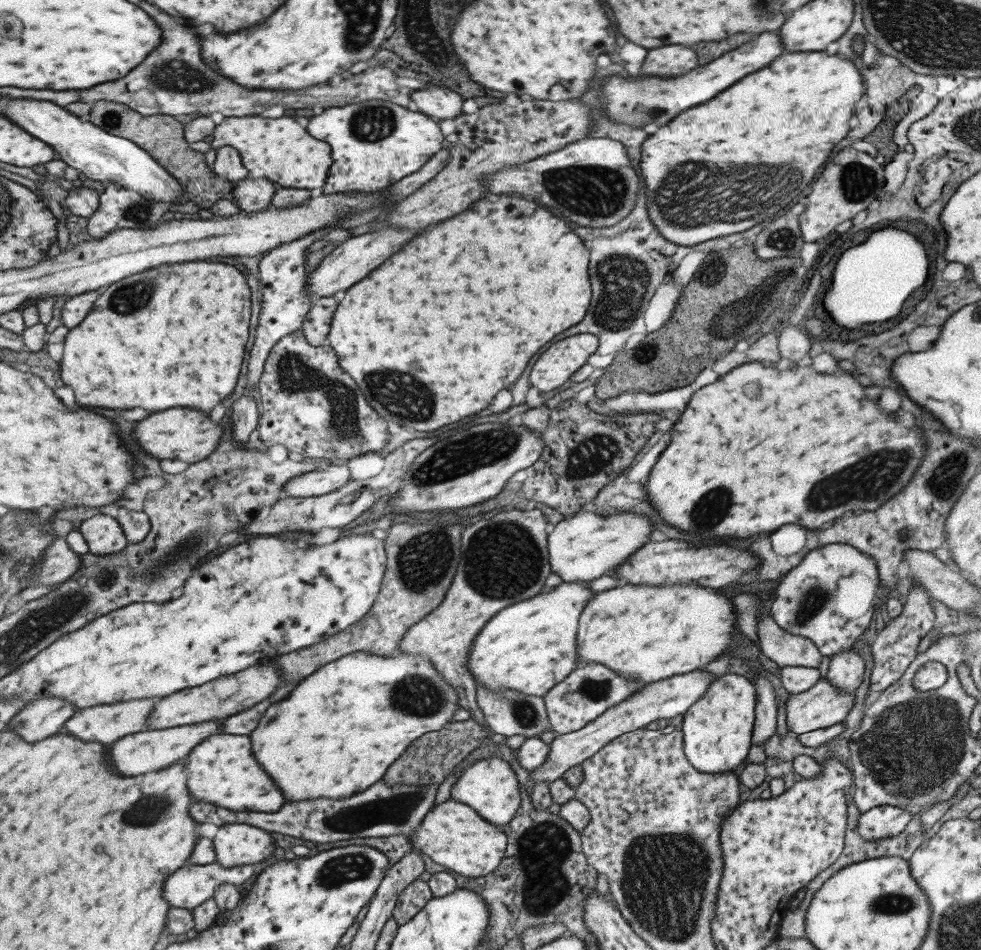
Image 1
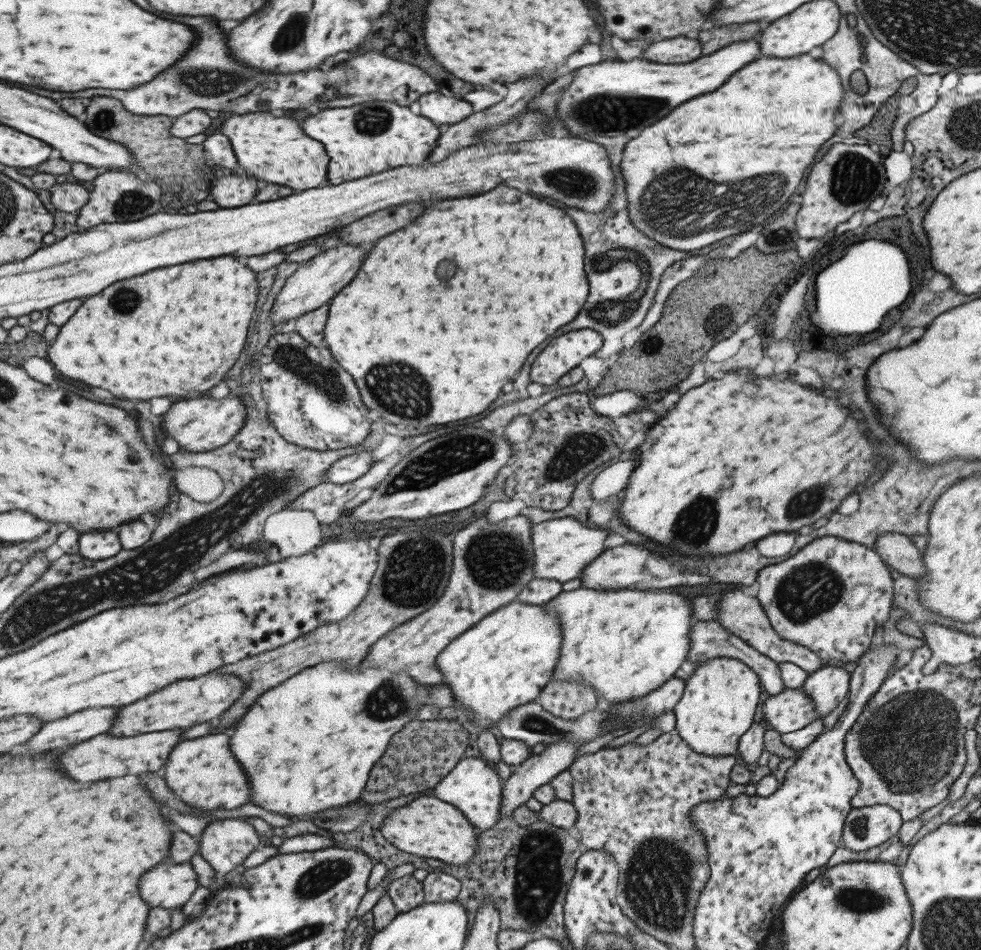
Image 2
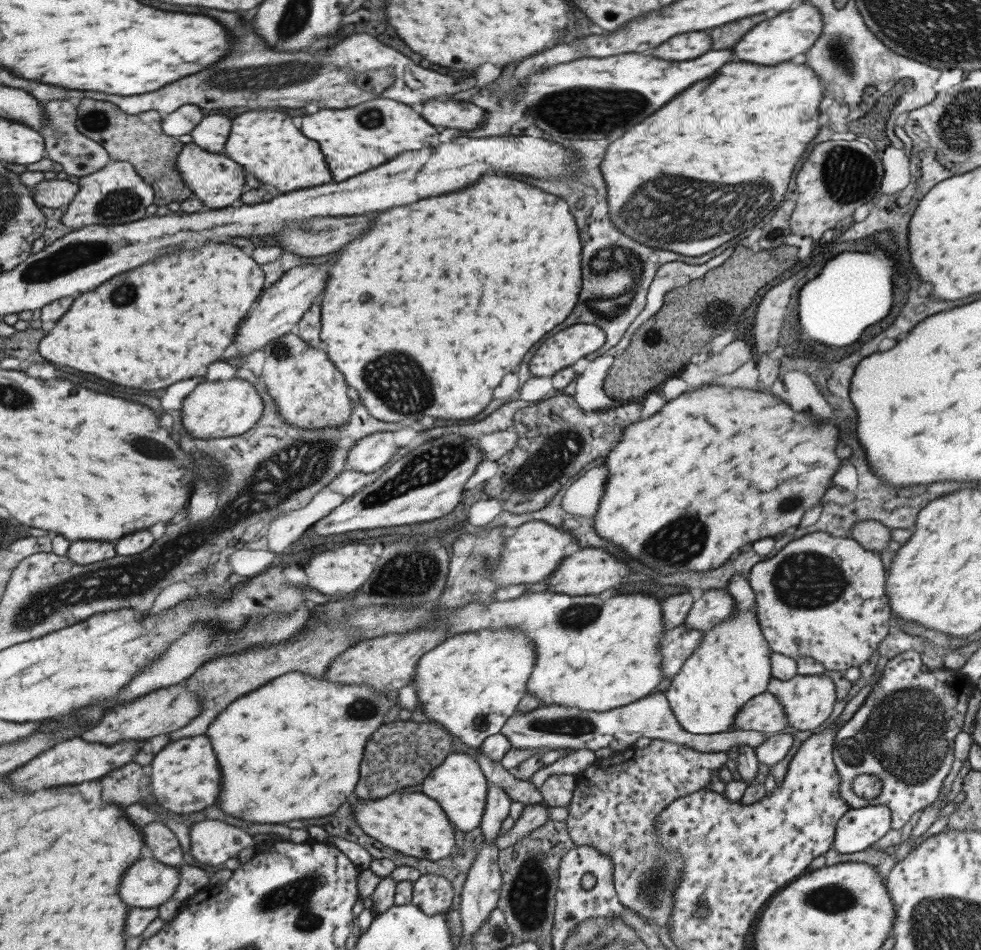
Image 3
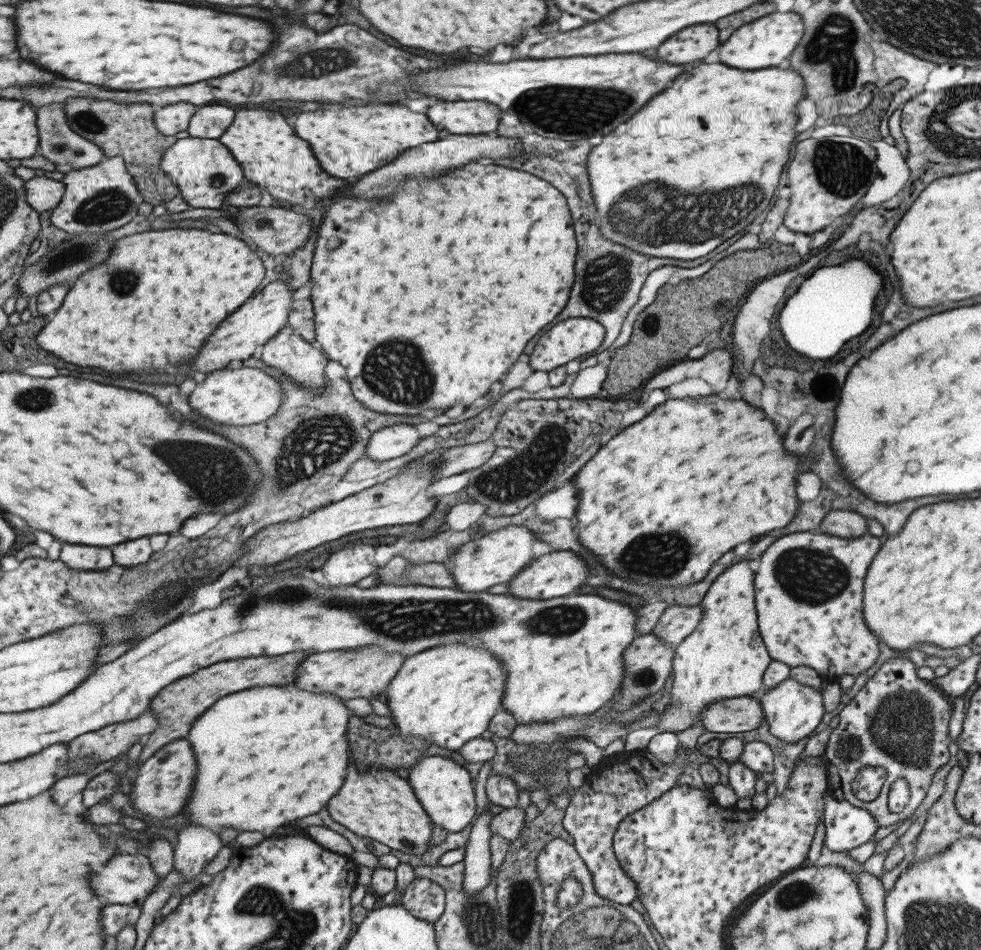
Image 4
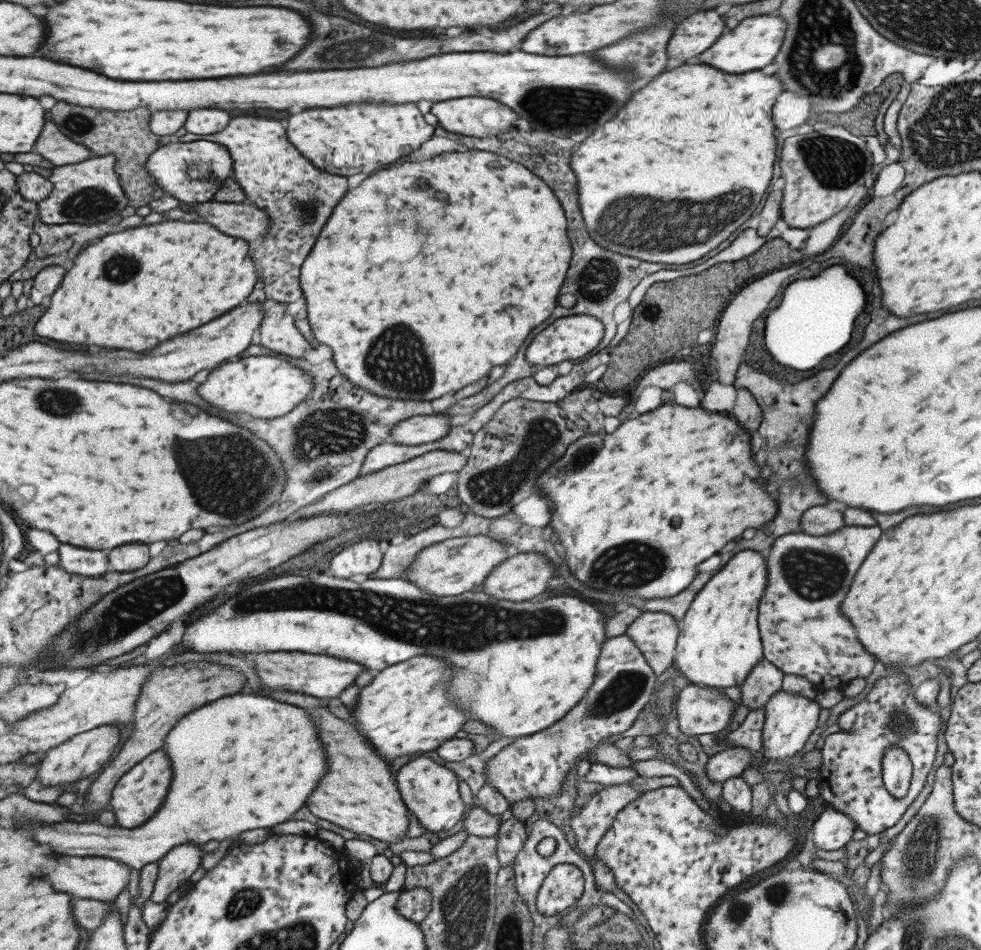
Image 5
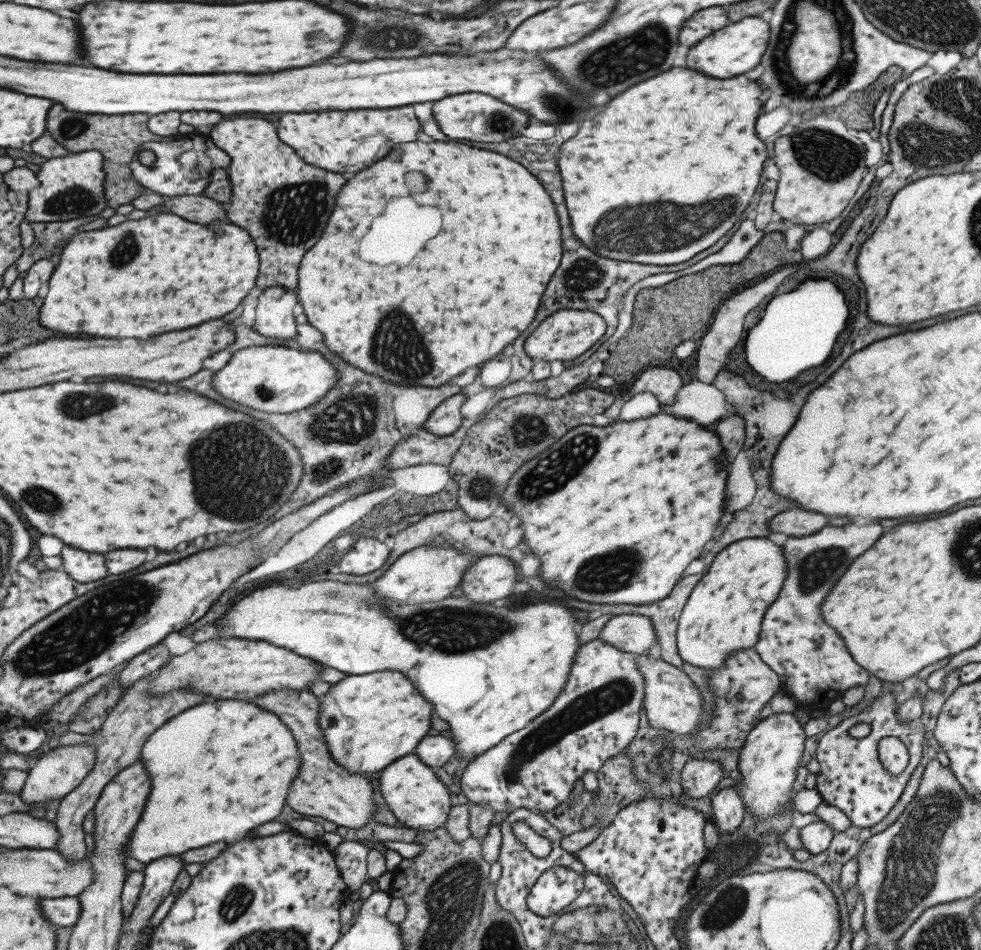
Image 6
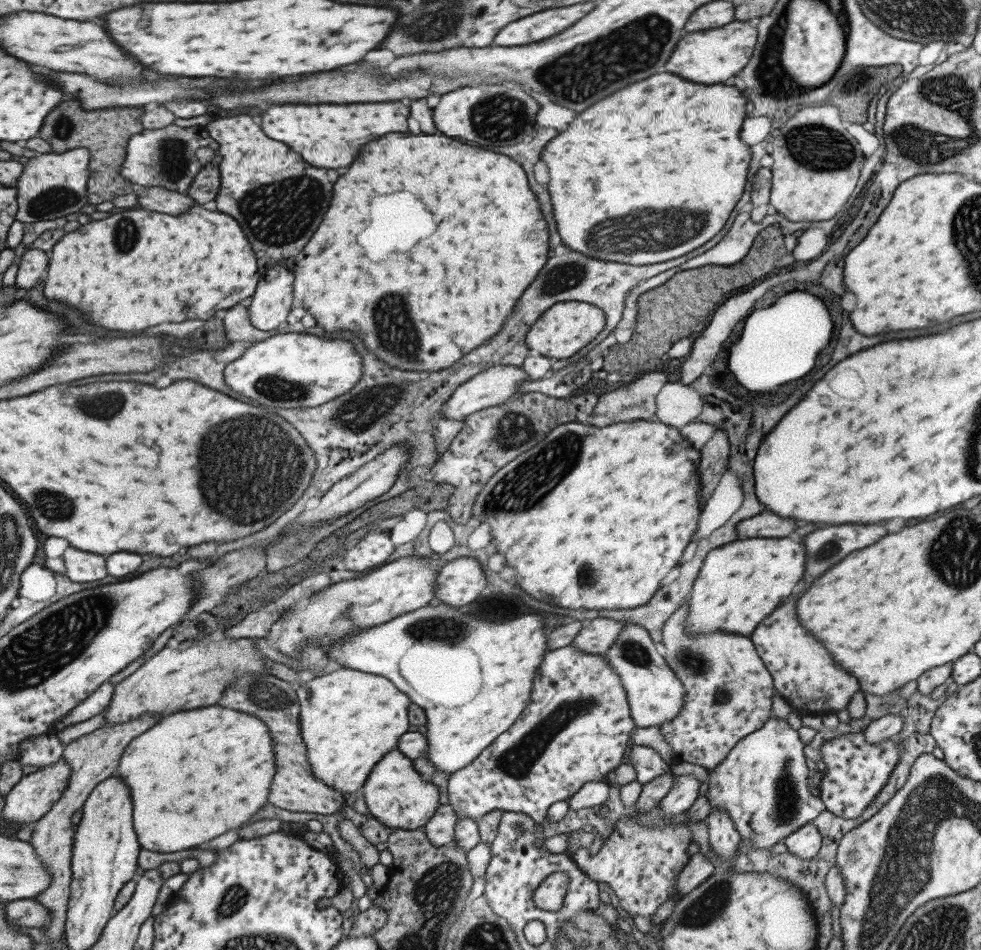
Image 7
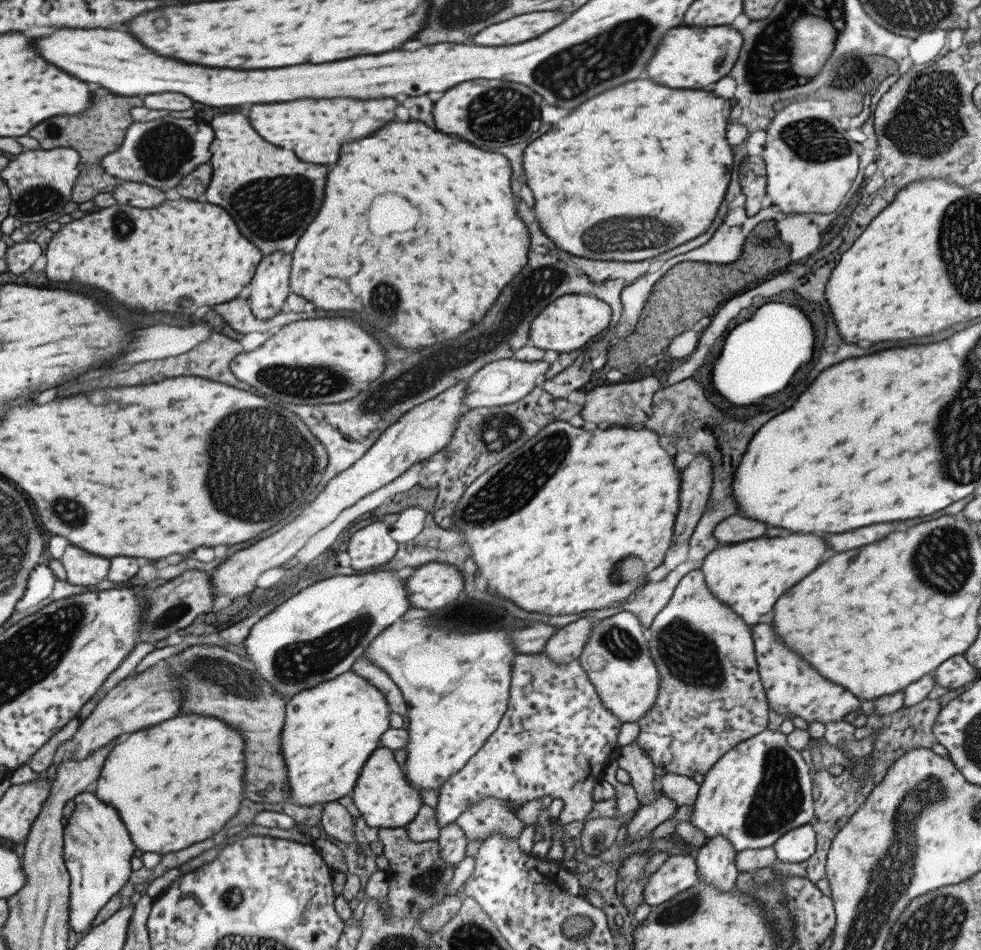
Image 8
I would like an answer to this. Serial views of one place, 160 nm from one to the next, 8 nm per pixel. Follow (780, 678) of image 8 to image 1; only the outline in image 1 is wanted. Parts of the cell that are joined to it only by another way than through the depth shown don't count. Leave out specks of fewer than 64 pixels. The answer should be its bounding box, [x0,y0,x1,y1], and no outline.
[768,543,881,658]

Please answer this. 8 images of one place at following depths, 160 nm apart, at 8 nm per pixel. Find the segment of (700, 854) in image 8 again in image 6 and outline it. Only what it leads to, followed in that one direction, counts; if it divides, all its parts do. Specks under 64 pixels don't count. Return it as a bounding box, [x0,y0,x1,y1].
[711,787,745,832]

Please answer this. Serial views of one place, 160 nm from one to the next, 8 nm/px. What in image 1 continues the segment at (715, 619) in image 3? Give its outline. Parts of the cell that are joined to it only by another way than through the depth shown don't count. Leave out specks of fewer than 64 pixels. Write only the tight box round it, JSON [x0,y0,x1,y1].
[756,610,822,668]

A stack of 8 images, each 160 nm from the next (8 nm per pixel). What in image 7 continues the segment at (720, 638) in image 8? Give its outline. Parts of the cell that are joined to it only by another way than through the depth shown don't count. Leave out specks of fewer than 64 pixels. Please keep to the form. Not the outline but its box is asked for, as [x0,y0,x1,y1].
[657,596,775,769]

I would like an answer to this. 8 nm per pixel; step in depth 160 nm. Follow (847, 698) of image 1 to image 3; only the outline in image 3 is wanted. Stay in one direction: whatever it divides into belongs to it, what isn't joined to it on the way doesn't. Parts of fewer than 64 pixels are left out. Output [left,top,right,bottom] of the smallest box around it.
[733,692,787,734]

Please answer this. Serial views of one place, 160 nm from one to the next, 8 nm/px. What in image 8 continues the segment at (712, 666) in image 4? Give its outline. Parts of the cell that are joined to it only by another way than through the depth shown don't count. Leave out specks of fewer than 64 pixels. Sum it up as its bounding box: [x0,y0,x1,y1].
[699,534,827,624]

